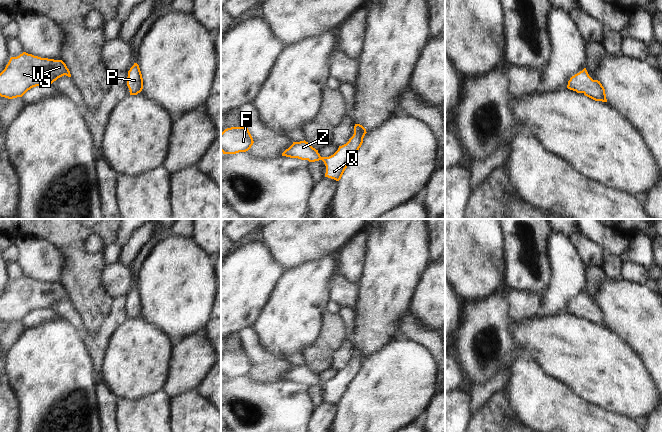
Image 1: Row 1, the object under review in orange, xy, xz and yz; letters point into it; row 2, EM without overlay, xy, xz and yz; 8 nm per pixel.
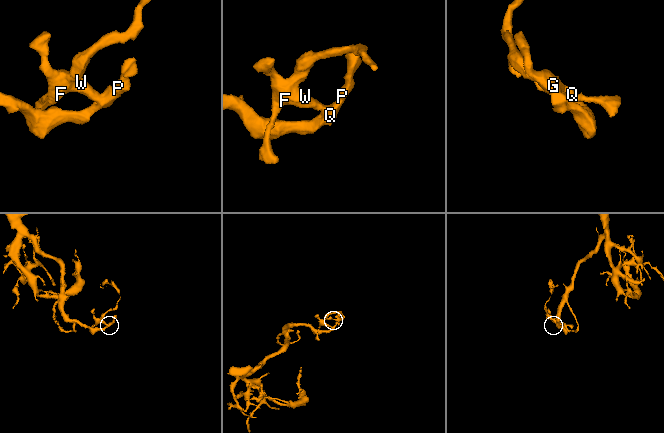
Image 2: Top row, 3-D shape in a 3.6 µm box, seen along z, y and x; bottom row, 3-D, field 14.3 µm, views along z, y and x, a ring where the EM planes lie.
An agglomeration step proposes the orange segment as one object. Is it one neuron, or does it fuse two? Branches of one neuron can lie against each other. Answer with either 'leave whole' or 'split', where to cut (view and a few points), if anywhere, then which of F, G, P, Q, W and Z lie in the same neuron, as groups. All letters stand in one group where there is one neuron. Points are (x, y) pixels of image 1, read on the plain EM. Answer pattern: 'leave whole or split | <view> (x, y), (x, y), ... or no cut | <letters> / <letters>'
leave whole | no cut | F G P Q W Z

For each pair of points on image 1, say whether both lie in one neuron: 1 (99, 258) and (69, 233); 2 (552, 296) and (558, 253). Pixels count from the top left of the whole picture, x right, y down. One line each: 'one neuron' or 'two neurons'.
1: one neuron
2: one neuron

